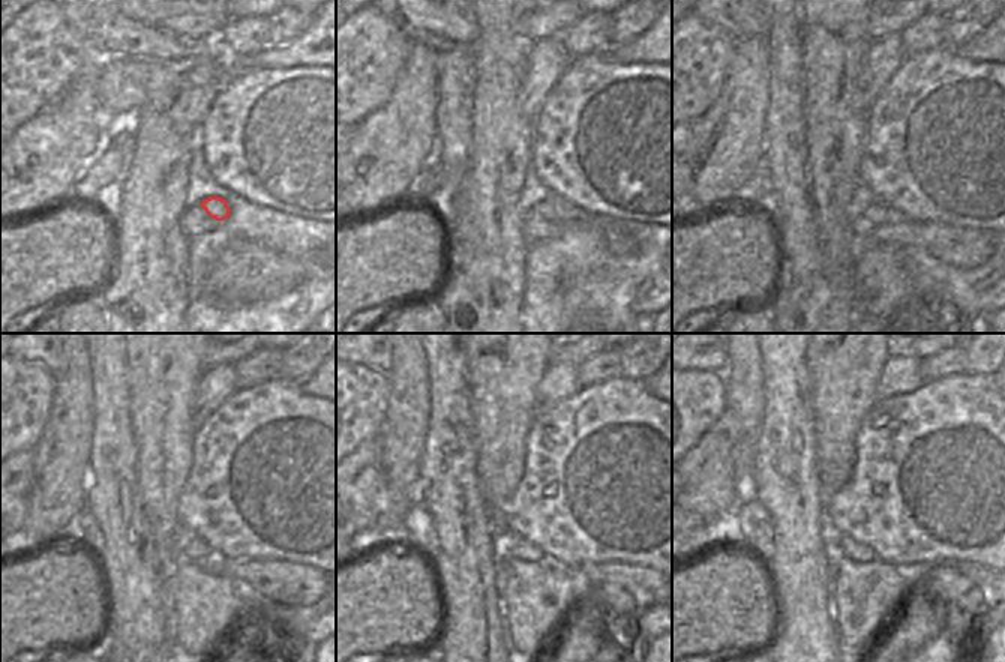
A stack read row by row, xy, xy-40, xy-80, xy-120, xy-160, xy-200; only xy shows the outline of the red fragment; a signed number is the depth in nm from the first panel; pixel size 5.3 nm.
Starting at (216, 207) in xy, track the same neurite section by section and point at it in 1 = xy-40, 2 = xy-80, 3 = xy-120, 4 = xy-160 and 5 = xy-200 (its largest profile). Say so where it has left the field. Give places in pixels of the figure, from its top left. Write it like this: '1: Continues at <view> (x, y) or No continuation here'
1: Continues at xy-40 (543, 209)
2: Continues at xy-80 (876, 213)
3: Continues at xy-120 (195, 550)
4: Continues at xy-160 (515, 547)
5: Continues at xy-200 (852, 550).

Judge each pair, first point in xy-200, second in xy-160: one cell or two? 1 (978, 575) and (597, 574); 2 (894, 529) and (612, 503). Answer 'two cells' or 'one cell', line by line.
1: one cell
2: one cell

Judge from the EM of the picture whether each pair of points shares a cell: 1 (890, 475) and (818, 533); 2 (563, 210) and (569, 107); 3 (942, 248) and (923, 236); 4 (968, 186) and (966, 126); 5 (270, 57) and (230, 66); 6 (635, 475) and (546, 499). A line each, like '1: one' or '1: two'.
1: two
2: two
3: one
4: one
5: one
6: one

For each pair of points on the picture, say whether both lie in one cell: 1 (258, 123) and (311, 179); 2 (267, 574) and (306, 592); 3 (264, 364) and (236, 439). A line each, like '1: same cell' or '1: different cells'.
1: same cell
2: same cell
3: different cells

